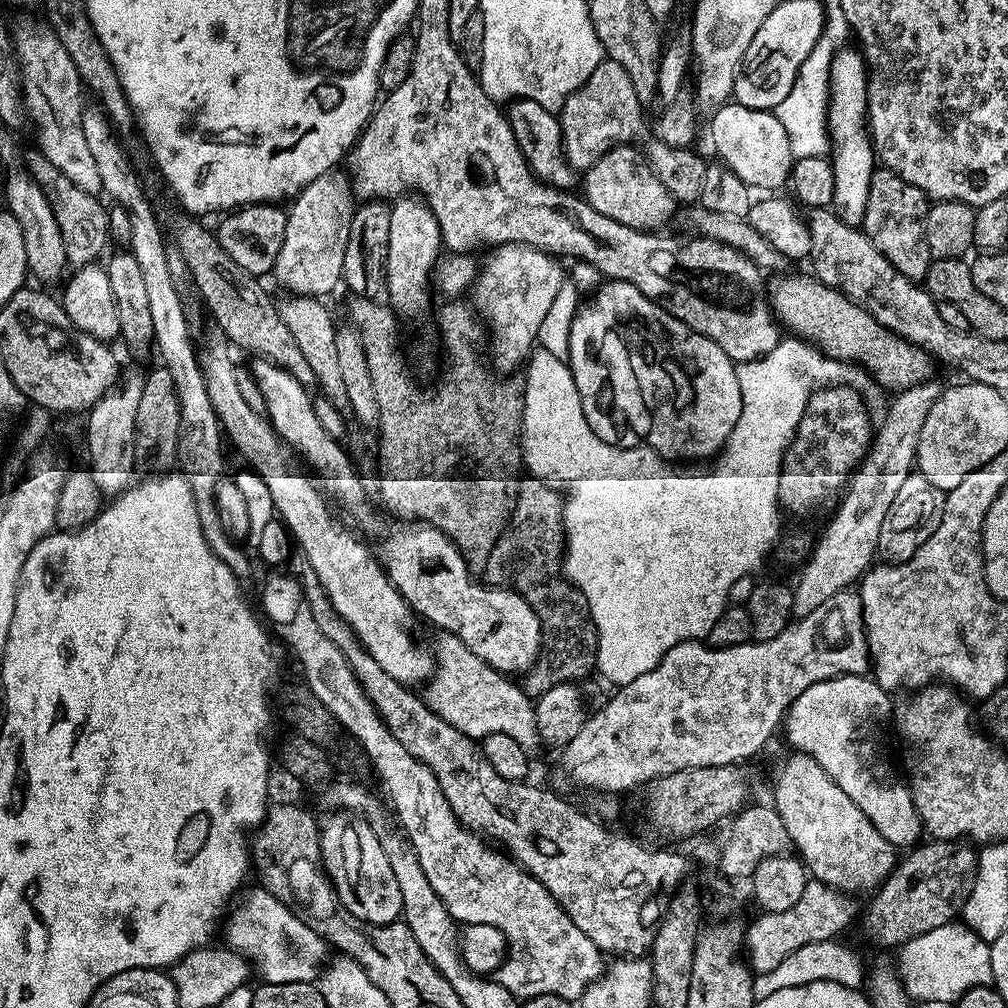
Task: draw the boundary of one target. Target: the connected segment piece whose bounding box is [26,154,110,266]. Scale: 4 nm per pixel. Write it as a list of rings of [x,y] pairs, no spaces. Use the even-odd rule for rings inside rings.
[[[33,154],[29,160],[27,157],[26,168],[46,194],[46,198],[58,218],[58,226],[64,235],[69,261],[76,266],[95,261],[99,257],[96,255],[103,250],[104,243],[107,245],[110,240],[108,213],[105,205],[100,205],[101,201],[97,197],[78,190],[78,186],[74,186],[74,182],[70,182],[70,178],[66,178],[66,174],[62,174],[62,170],[58,170],[58,166],[54,166],[44,156]]]

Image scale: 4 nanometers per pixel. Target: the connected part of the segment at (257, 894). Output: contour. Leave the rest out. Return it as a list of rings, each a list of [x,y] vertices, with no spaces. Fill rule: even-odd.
[[[256,886],[256,889],[240,905],[238,904],[227,913],[222,924],[222,936],[224,932],[225,938],[228,939],[225,940],[227,947],[248,957],[254,965],[255,971],[256,968],[260,971],[261,977],[259,979],[263,983],[312,982],[319,977],[322,965],[325,963],[324,948],[326,949],[326,942],[317,932],[310,930],[310,926],[306,926],[306,922],[302,922],[302,918],[296,916],[296,913],[285,901],[274,898],[274,894],[270,894],[262,886]]]

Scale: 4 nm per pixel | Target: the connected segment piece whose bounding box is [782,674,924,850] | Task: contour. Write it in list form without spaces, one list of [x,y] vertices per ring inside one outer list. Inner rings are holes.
[[[871,675],[835,676],[814,682],[792,701],[782,721],[782,732],[788,735],[797,753],[814,758],[842,791],[870,818],[874,830],[897,850],[919,845],[924,821],[914,806],[907,783],[892,769],[884,749],[884,723],[893,715],[893,697]]]

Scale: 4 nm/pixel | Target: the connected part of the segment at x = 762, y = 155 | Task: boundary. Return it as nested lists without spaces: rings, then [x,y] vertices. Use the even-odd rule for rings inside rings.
[[[729,102],[721,104],[719,108],[711,113],[712,116],[712,144],[716,147],[716,152],[721,161],[727,164],[728,169],[742,182],[746,182],[749,188],[759,190],[759,188],[772,188],[768,190],[780,190],[780,187],[789,183],[792,175],[792,165],[794,159],[791,154],[790,138],[786,134],[786,126],[778,122],[775,111],[762,108],[753,108],[746,104]]]

